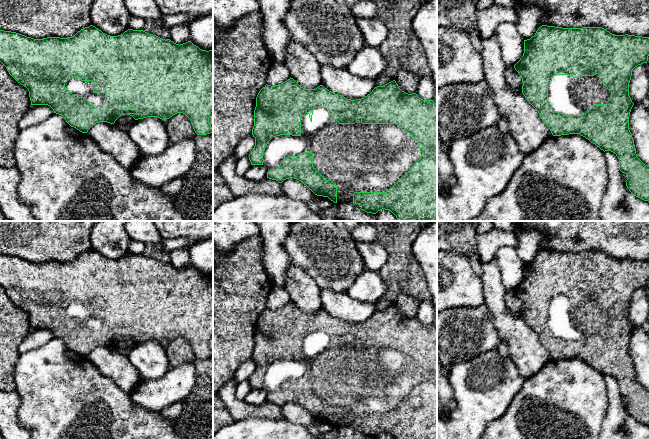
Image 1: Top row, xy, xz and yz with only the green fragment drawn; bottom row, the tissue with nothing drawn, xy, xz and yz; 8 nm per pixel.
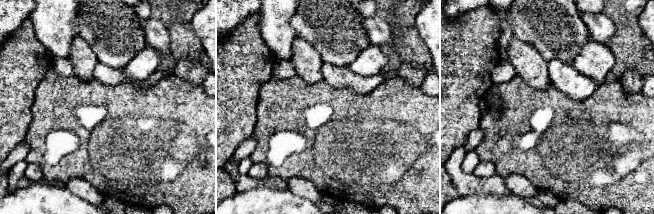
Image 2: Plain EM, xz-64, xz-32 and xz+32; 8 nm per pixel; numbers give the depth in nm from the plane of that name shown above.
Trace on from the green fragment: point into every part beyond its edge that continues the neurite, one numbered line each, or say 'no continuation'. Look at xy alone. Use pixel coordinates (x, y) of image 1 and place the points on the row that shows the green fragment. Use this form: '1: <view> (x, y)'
1: xy (79, 88)

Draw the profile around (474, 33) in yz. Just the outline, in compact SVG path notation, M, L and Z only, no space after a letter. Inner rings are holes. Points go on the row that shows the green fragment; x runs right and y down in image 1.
M471 29L469 34L470 34L470 38L471 38L471 41L472 41L474 48L478 52L481 52L482 51L482 42L480 39L479 31L477 29Z

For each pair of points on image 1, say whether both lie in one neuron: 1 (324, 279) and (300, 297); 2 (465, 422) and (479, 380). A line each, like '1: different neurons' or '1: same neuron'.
1: different neurons
2: same neuron

